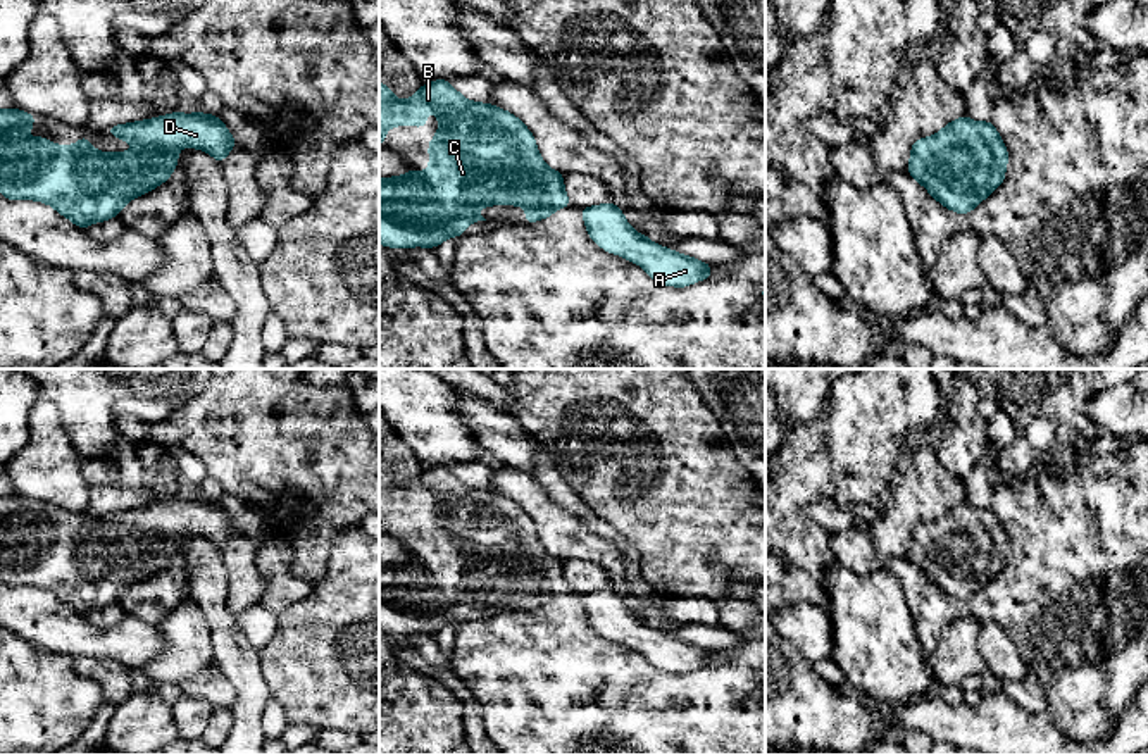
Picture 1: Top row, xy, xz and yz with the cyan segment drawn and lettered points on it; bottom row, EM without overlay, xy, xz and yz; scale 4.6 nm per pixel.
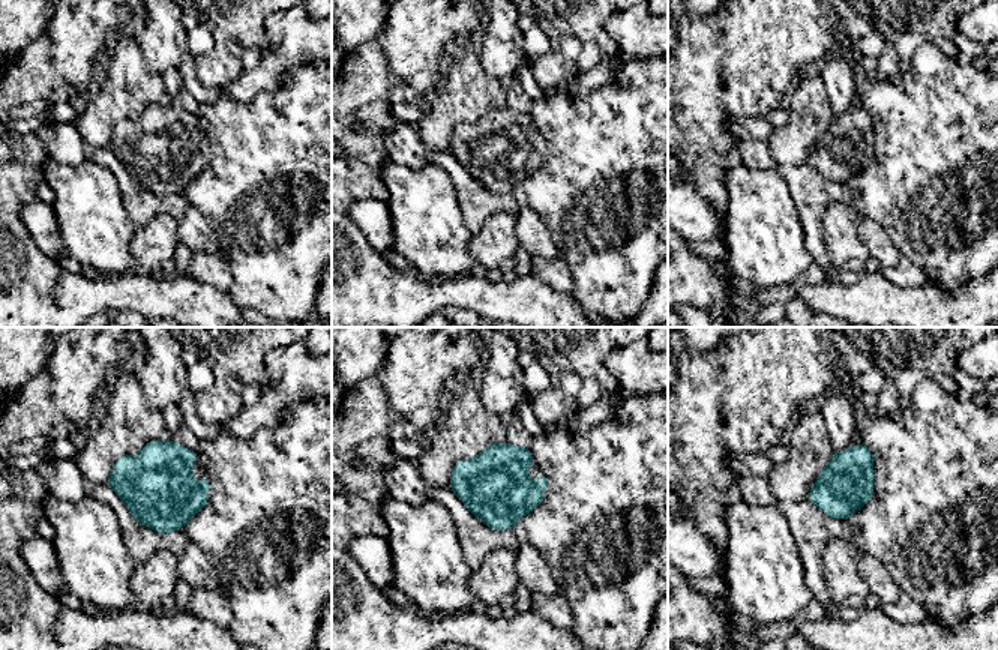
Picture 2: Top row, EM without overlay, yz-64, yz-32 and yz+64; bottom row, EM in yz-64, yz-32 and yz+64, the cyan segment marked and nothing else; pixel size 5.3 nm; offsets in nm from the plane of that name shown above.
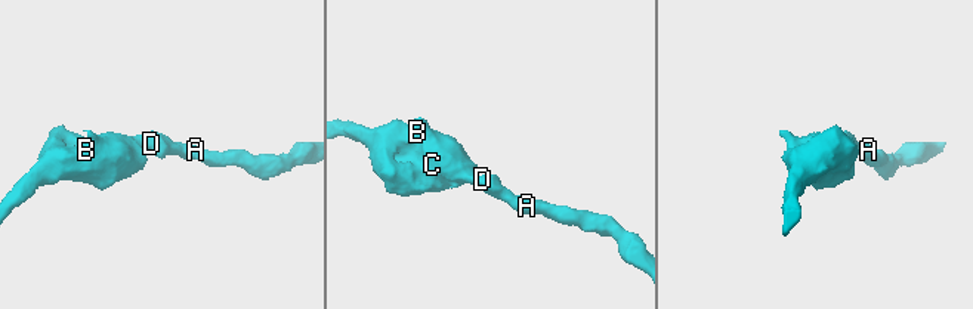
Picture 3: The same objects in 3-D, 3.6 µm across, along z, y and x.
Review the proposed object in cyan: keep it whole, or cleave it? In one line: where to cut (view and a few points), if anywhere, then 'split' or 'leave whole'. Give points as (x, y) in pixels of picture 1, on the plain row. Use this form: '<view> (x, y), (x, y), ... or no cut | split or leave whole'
no cut | leave whole

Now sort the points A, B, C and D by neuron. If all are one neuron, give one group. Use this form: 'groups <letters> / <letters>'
groups A B C D

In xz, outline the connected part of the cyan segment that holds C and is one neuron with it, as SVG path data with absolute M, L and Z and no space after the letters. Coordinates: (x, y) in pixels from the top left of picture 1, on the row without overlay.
M446 465L424 469L409 486L398 486L379 467L379 531L384 531L386 515L393 512L421 512L426 515L426 498L434 496L440 515L429 534L429 557L412 555L396 564L379 564L379 629L390 634L429 633L436 634L452 622L462 622L472 608L486 607L476 598L486 591L521 591L526 595L526 610L550 603L557 595L571 593L564 577L564 560L550 555L536 533L533 519L514 500L493 490L469 488Z

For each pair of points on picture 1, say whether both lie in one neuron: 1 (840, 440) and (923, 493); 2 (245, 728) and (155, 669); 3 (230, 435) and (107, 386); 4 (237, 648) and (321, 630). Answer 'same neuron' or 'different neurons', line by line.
1: different neurons
2: different neurons
3: different neurons
4: different neurons

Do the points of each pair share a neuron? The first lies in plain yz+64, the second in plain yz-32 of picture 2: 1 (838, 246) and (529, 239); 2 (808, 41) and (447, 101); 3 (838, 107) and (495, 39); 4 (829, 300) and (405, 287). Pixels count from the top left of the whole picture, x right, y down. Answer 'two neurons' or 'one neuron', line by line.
1: two neurons
2: two neurons
3: one neuron
4: one neuron

